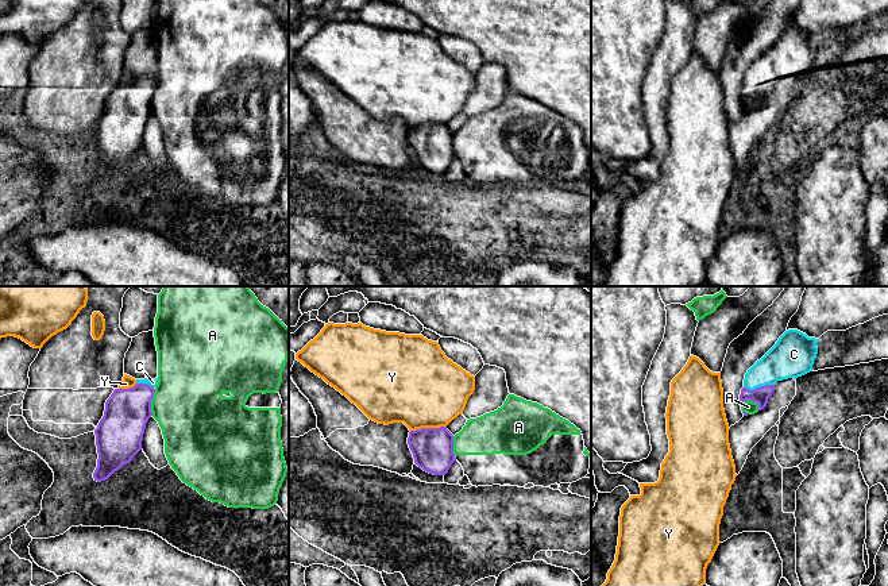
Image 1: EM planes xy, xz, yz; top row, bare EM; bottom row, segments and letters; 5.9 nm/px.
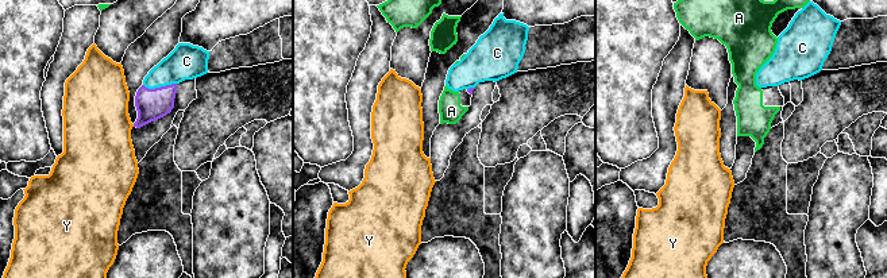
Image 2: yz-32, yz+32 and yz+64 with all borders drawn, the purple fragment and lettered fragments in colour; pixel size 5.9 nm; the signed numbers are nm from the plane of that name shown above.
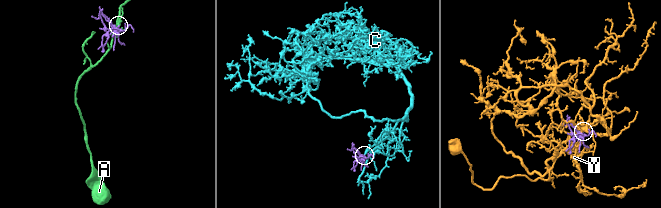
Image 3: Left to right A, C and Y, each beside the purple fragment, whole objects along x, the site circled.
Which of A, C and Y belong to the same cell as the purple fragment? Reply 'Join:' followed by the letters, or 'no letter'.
Join: C

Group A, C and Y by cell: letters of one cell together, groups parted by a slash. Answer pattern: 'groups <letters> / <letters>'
groups A / C / Y

